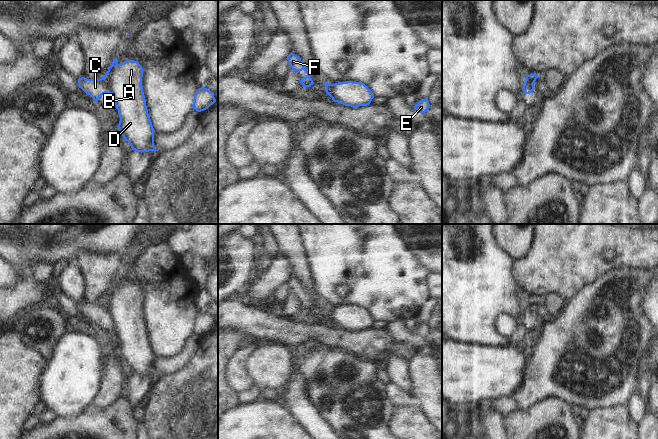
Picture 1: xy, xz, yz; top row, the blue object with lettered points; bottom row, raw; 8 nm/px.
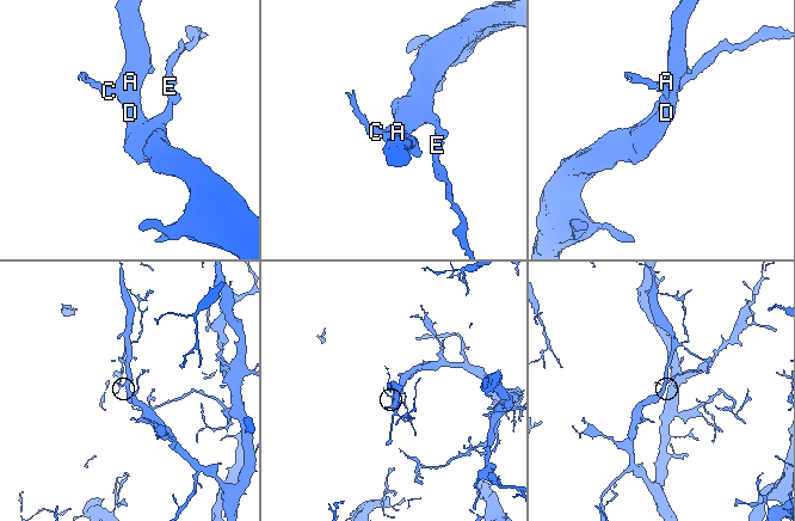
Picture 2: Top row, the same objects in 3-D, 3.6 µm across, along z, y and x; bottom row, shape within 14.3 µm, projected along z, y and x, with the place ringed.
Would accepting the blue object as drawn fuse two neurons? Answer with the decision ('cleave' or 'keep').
cleave

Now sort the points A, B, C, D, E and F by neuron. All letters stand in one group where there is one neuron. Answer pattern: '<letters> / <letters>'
A B D E / C F

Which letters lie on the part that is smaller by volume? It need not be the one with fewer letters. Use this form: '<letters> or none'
C, F.

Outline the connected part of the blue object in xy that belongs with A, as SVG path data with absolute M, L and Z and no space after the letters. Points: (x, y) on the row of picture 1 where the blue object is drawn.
M115 58L104 75L120 121L118 130L137 152L155 151L154 128L148 114L142 86L143 68L135 60L118 64Z

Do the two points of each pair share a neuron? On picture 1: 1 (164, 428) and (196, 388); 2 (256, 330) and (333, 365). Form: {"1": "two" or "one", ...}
{"1": "one", "2": "two"}

